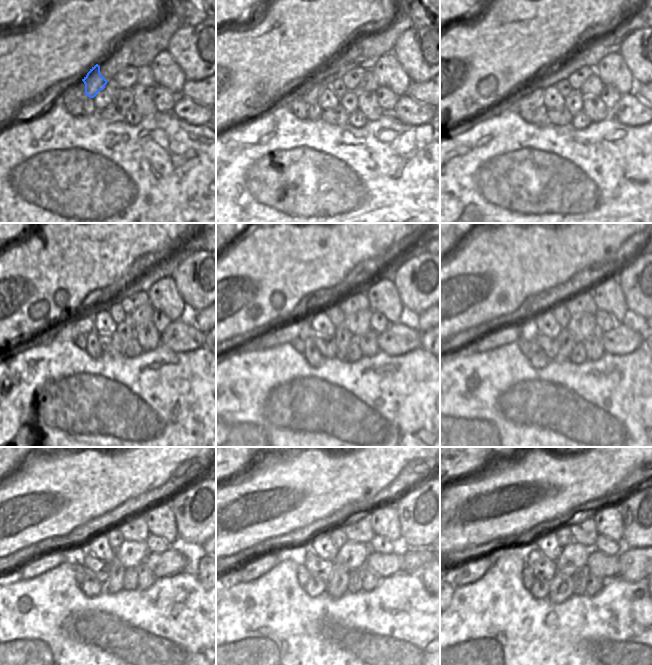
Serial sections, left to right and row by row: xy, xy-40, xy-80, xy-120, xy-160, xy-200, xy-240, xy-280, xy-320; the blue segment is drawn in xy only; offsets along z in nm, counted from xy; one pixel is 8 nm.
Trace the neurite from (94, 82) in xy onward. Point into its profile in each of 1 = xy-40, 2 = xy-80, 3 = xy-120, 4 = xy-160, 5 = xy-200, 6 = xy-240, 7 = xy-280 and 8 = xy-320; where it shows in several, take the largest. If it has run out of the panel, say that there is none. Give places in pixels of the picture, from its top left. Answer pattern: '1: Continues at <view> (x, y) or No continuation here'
1: Continues at xy-40 (309, 92)
2: Continues at xy-80 (531, 99)
3: Continues at xy-120 (79, 324)
4: Continues at xy-160 (301, 328)
5: Continues at xy-200 (510, 333)
6: Continues at xy-240 (49, 560)
7: Continues at xy-280 (253, 569)
8: Continues at xy-320 (470, 571)

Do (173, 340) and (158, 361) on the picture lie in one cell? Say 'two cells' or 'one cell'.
two cells

